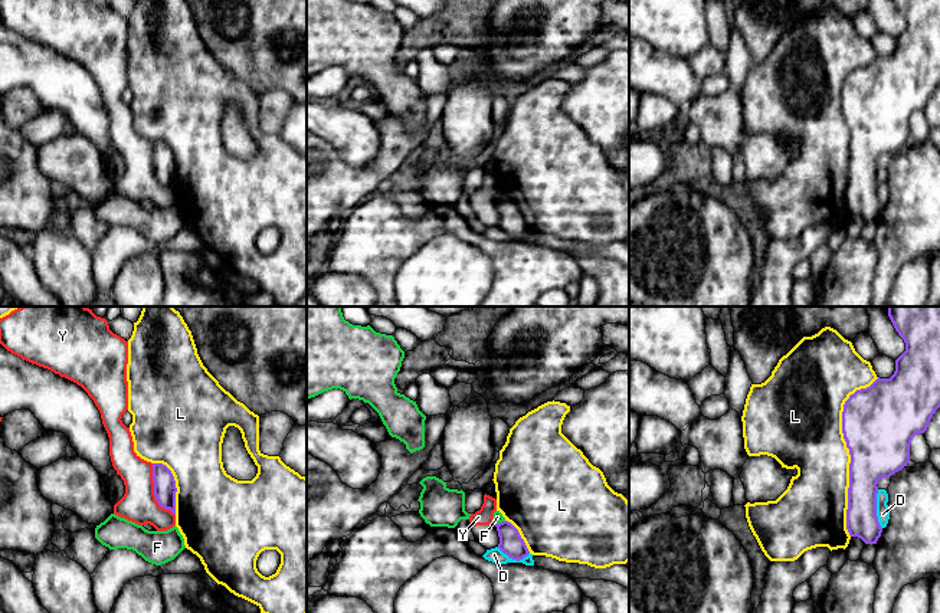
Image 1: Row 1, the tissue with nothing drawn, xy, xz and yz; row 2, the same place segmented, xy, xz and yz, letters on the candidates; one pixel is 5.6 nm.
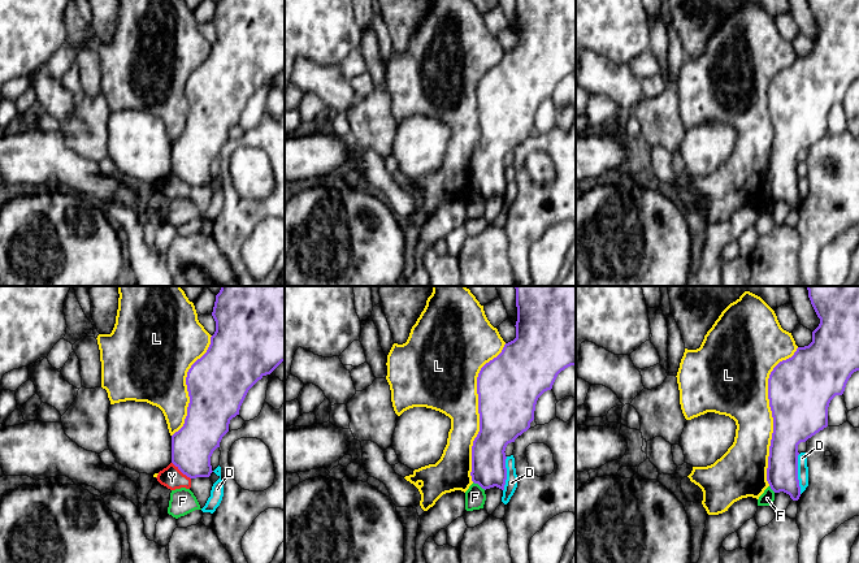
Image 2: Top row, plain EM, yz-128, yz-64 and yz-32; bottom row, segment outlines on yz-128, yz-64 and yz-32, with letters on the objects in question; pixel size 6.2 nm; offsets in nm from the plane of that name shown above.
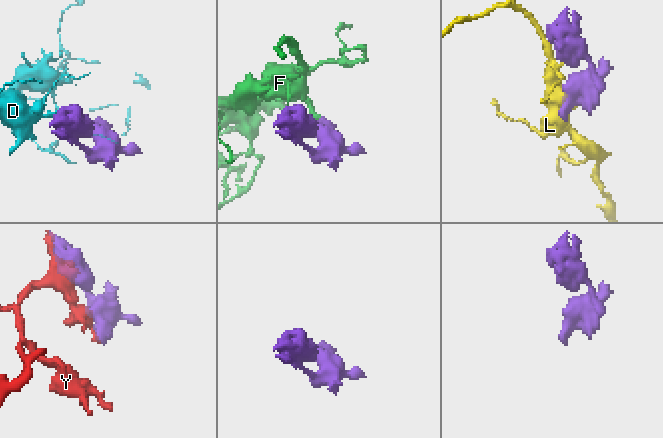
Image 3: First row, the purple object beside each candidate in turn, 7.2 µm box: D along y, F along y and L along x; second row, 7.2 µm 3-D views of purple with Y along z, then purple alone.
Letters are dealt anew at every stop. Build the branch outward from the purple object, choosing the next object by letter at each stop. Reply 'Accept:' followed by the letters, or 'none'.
Accept: none

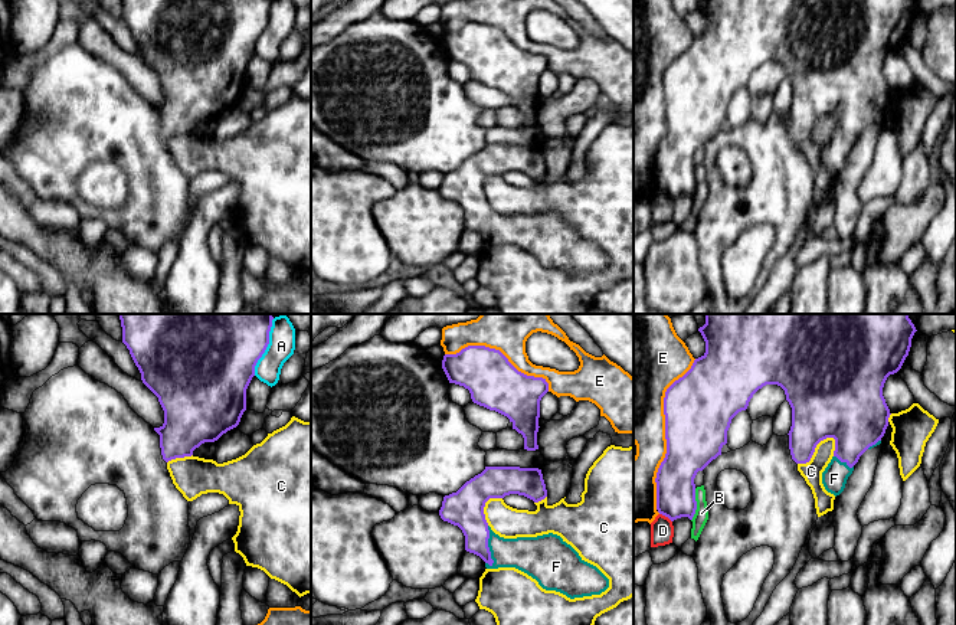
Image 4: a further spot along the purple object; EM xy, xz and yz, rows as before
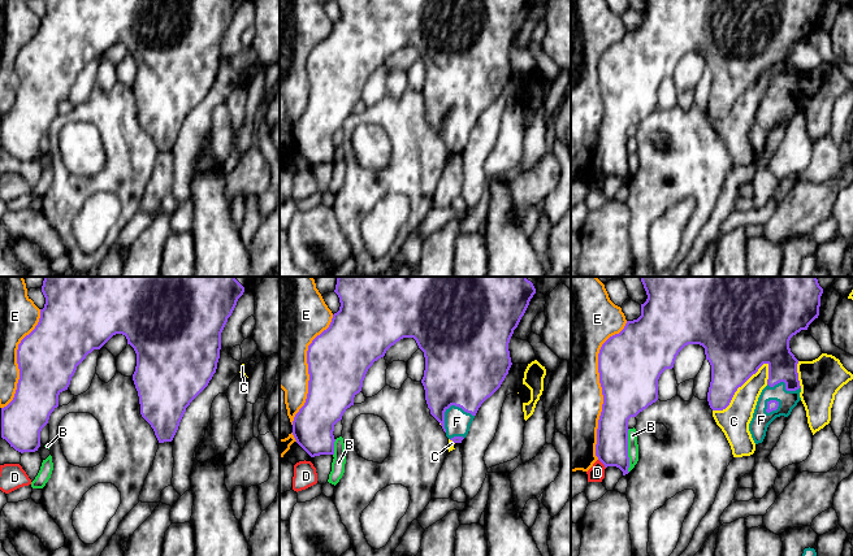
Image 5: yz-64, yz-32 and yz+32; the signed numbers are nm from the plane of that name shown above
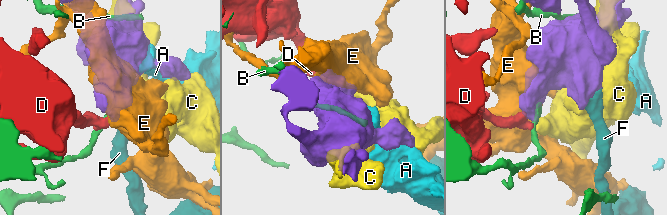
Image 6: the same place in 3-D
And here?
Accept: F

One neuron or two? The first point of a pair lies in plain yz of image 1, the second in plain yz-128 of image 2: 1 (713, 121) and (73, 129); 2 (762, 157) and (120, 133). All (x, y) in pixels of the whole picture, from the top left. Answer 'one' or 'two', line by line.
1: one
2: one

